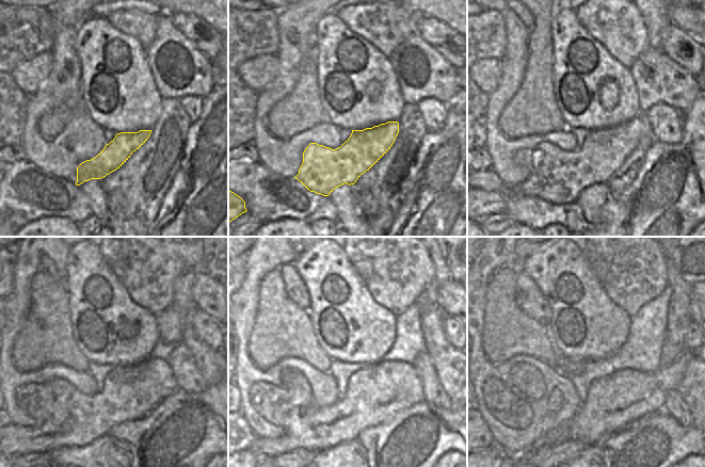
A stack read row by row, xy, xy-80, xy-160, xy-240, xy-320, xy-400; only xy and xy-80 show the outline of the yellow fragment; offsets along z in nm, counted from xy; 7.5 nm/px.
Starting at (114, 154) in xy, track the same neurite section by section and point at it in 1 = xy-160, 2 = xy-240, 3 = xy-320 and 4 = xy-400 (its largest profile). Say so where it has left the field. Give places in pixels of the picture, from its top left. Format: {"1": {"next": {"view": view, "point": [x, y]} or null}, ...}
{"1": {"next": {"view": "xy-160", "point": [561, 176]}}, "2": {"next": {"view": "xy-240", "point": [130, 392]}}, "3": {"next": {"view": "xy-320", "point": [377, 392]}}, "4": {"next": {"view": "xy-400", "point": [613, 402]}}}

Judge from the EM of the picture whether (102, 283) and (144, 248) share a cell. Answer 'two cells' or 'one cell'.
two cells

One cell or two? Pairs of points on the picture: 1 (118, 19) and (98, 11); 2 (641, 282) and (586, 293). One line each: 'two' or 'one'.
1: two
2: two

